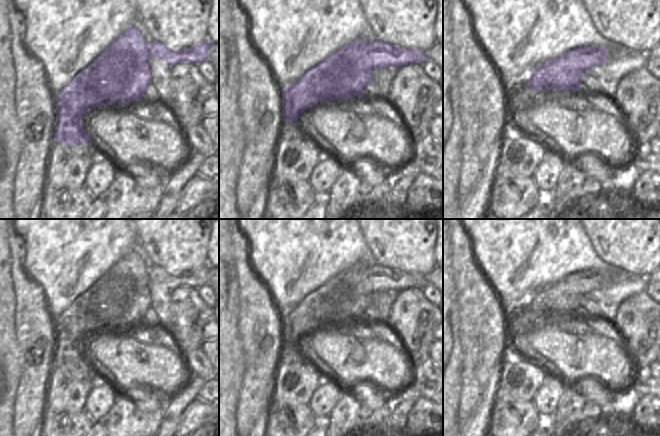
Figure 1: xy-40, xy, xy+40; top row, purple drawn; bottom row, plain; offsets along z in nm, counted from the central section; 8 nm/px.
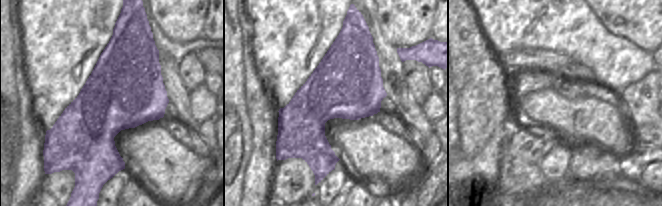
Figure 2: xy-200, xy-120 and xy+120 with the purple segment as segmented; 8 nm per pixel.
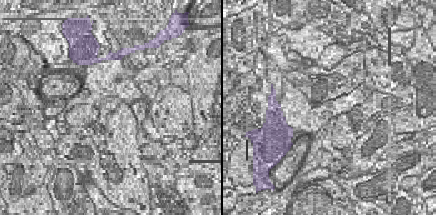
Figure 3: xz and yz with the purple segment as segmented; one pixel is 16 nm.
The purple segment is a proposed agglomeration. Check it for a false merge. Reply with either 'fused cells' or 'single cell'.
fused cells

